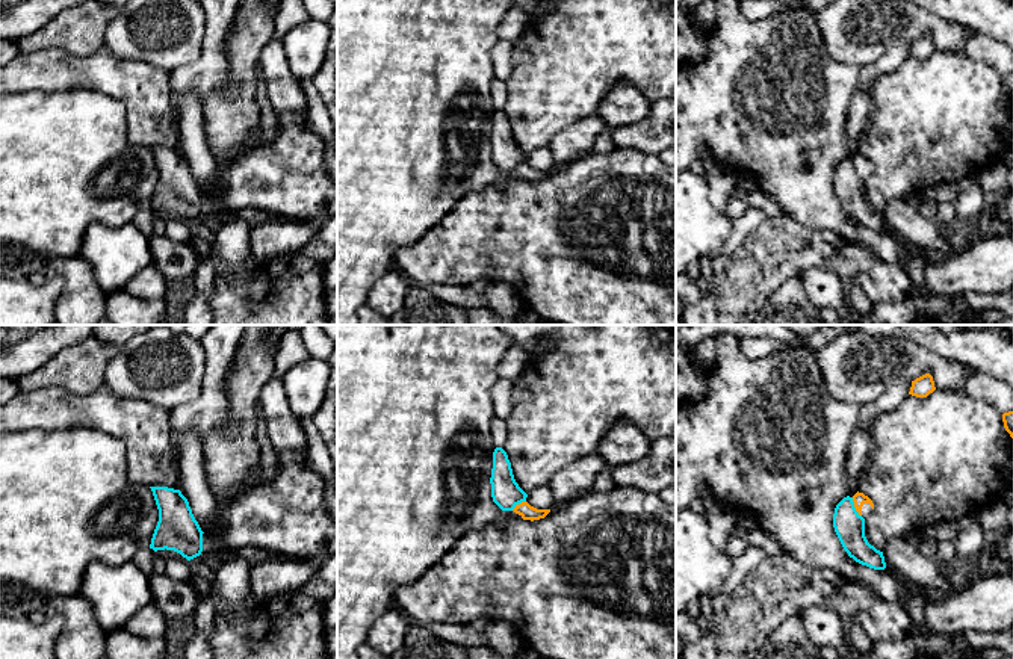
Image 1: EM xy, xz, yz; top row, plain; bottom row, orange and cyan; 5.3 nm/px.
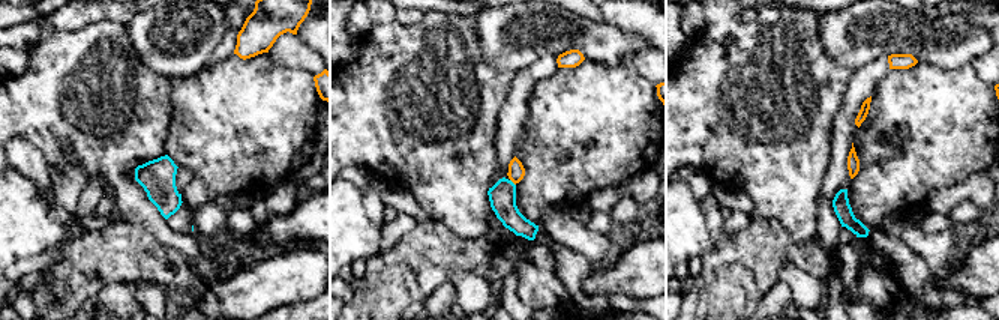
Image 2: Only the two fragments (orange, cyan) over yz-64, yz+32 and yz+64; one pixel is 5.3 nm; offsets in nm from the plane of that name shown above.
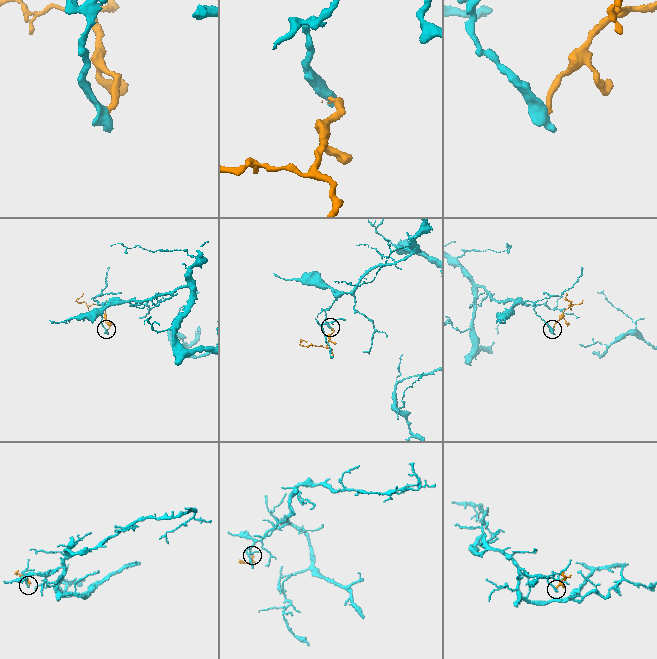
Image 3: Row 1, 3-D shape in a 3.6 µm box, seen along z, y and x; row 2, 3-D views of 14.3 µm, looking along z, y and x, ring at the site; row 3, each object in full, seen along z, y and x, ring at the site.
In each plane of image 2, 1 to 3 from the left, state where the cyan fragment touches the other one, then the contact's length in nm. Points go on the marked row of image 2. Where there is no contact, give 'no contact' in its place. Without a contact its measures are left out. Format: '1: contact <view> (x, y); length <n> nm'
1: no contact
2: contact yz+32 (512, 181); length 50 nm
3: no contact

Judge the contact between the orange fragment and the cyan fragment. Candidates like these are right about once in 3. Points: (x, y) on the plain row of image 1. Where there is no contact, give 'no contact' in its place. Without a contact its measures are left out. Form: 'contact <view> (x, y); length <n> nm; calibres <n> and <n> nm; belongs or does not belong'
contact yz (855, 168); length 120 nm; calibres 70 and 160 nm; does not belong

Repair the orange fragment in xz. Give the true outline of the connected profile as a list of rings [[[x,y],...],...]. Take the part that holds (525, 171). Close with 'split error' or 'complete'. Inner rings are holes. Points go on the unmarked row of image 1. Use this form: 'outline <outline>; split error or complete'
outline [[[337,0],[337,325],[360,325],[360,308],[376,281],[393,269],[399,249],[417,243],[452,207],[472,190],[502,186],[513,178],[544,180],[550,171],[537,171],[528,163],[513,172],[502,172],[491,159],[491,130],[494,106],[490,86],[494,79],[491,48],[497,44],[497,30],[514,6],[513,0]]]; split error

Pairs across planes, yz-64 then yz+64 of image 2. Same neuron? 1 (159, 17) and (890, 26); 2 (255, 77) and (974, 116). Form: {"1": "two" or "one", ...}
{"1": "one", "2": "one"}

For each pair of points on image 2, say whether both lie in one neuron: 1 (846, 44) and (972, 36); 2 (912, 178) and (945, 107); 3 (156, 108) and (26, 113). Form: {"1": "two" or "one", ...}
{"1": "one", "2": "one", "3": "one"}

